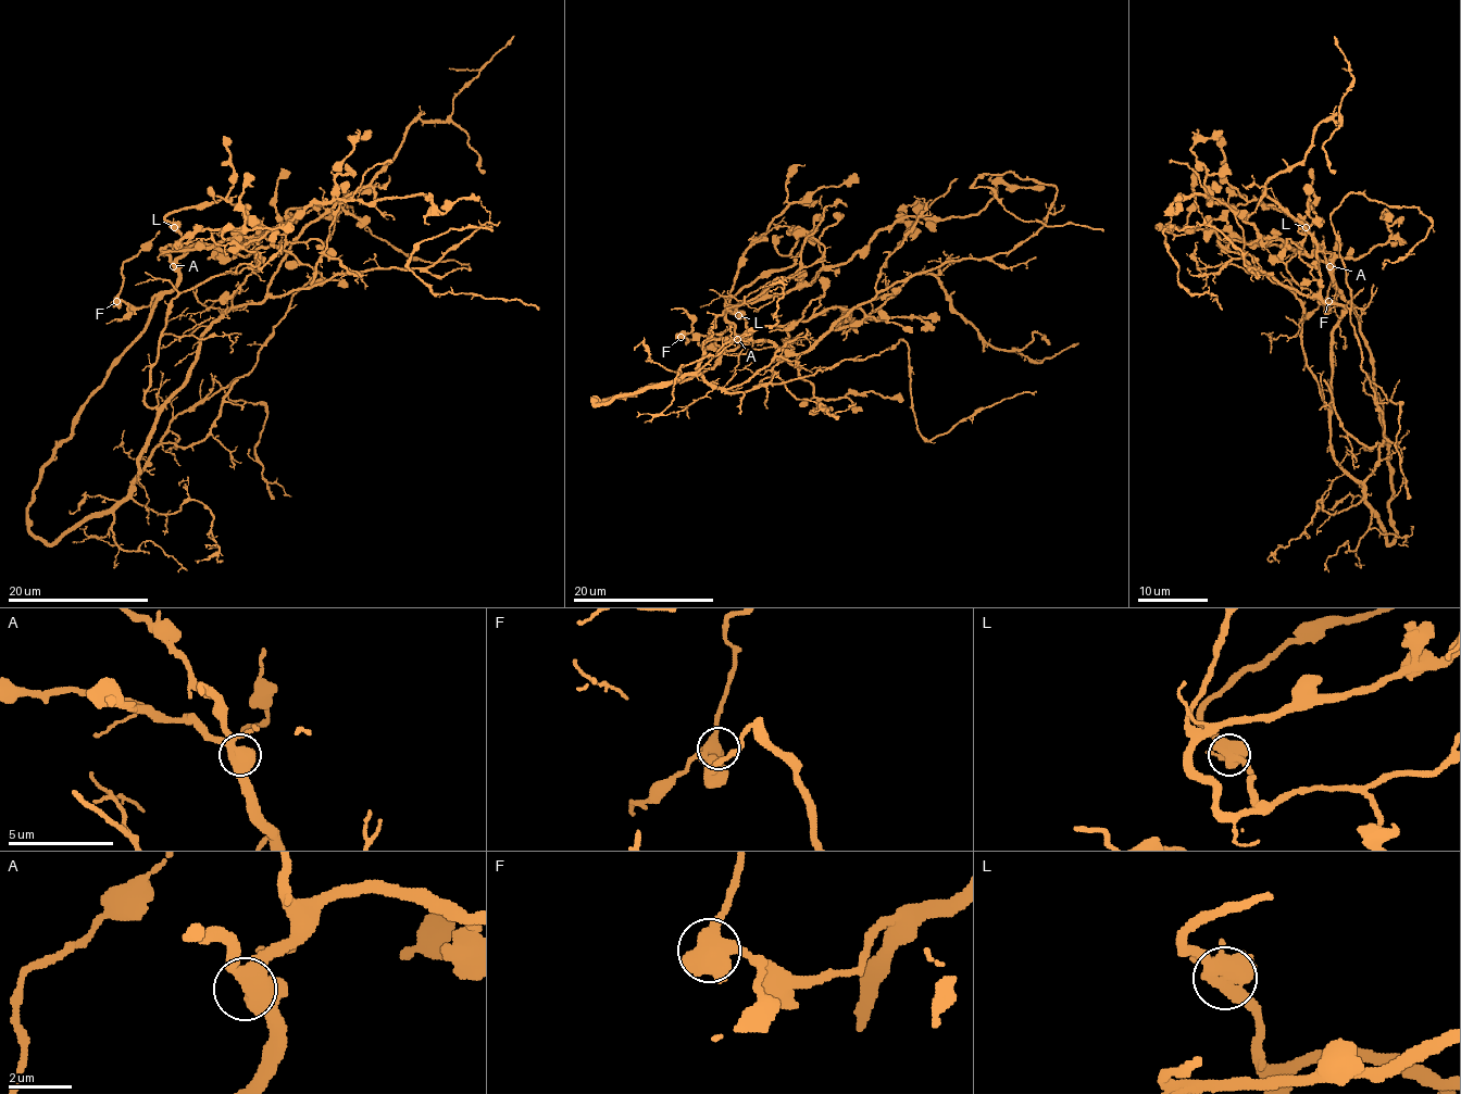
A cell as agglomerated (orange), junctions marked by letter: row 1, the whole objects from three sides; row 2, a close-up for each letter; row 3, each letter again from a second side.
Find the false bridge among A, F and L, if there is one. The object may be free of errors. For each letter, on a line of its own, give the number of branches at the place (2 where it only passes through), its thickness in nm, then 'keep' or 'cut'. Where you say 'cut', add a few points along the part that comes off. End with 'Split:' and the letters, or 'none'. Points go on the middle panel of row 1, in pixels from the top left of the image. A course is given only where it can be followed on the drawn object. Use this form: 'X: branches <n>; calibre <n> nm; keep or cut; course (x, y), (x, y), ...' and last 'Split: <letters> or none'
A: branches 4; calibre 550 nm; keep
F: branches 4; calibre 480 nm; keep
L: branches 4; calibre 550 nm; keep
Split: none

